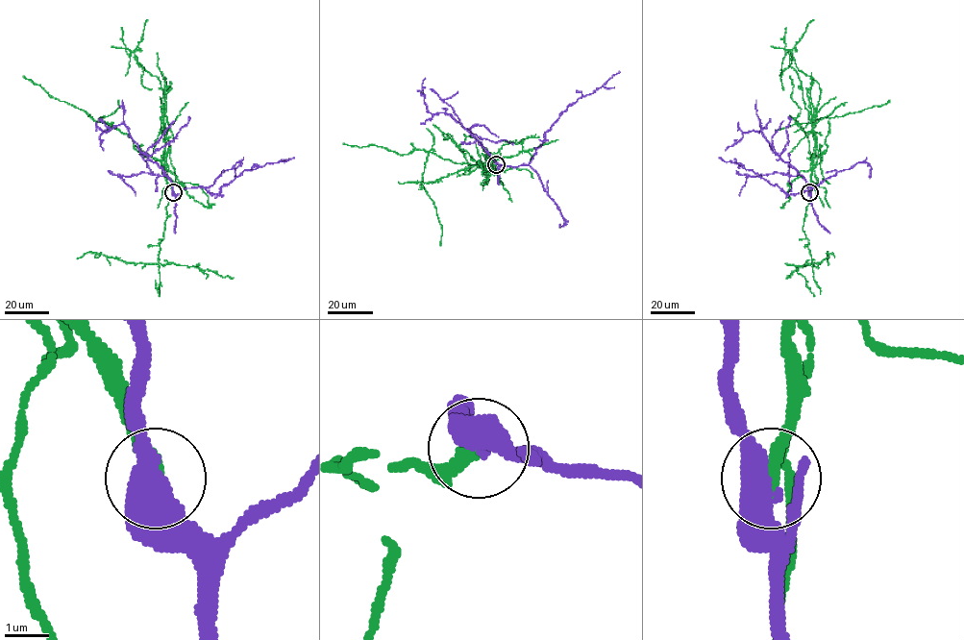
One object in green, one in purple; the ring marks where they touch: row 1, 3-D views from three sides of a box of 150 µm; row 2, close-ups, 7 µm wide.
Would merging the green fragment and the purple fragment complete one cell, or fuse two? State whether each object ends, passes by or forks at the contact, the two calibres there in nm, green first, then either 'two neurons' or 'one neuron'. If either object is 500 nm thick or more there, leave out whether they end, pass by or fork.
320 nm thick on the green side, 500 nm on the other; two neurons

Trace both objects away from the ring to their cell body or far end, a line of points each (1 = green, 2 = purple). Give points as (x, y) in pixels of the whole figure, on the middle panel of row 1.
1: (496, 164), (457, 163), (421, 149), (399, 155), (373, 144), (360, 148), (342, 143)
2: (496, 164), (529, 165), (545, 133), (559, 115), (579, 99), (601, 87), (619, 70)

